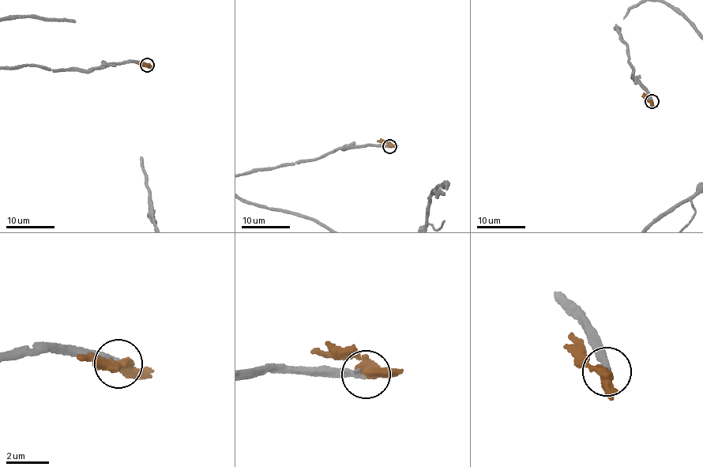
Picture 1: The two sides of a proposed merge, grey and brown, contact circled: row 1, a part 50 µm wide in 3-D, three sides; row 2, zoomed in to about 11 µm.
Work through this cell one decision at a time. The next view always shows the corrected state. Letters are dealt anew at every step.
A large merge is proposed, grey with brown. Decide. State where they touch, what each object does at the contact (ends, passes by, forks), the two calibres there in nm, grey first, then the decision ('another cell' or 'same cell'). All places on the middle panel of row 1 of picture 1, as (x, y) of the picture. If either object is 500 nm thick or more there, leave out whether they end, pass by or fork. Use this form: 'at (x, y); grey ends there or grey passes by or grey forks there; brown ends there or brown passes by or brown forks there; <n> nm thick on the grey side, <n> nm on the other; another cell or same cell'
at (389, 146); grey ends there; brown passes by; 300 nm thick on the grey side, 420 nm on the other; same cell

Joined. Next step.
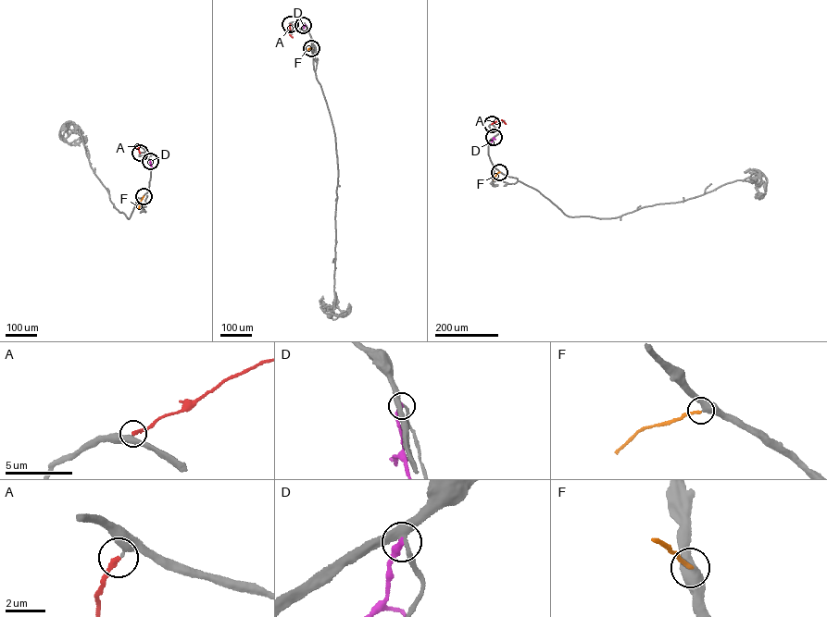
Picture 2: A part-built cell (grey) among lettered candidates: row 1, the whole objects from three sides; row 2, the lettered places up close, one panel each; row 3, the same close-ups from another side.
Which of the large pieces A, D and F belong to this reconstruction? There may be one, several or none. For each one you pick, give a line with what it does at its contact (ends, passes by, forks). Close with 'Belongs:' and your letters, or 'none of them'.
A: it ends
F: it ends
Belongs: A, F

